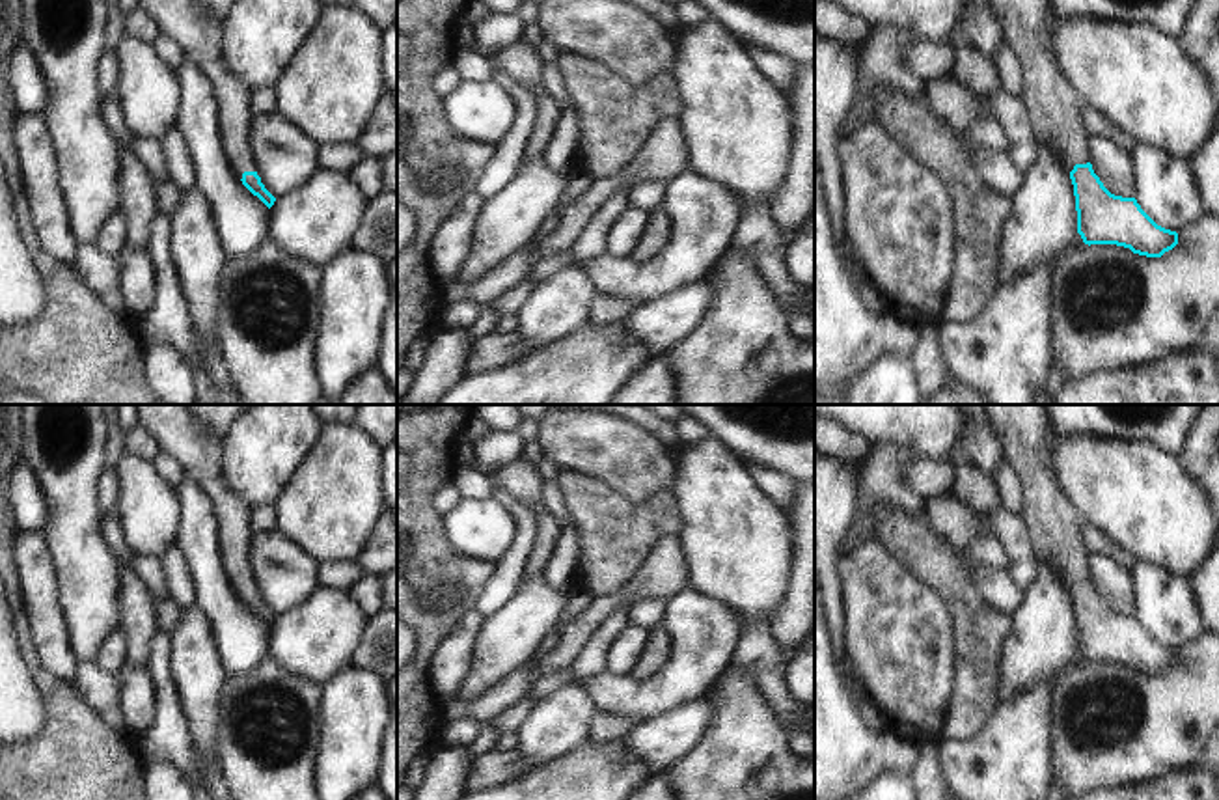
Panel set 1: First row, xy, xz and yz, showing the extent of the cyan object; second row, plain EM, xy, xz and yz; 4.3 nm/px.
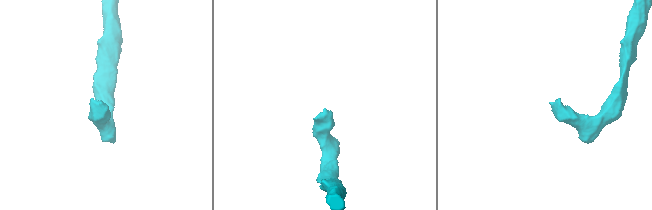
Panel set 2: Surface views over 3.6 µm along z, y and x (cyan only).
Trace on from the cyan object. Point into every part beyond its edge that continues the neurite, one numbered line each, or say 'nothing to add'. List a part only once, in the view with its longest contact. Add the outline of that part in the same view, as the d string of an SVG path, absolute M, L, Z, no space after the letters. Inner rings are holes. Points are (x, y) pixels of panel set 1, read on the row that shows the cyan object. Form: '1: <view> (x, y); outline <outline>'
1: yz (1054, 109); outline M990 0L1005 35L1023 69L1021 101L1038 147L1049 147L1064 164L1090 162L1081 101L1062 76L1049 50L1049 0Z

